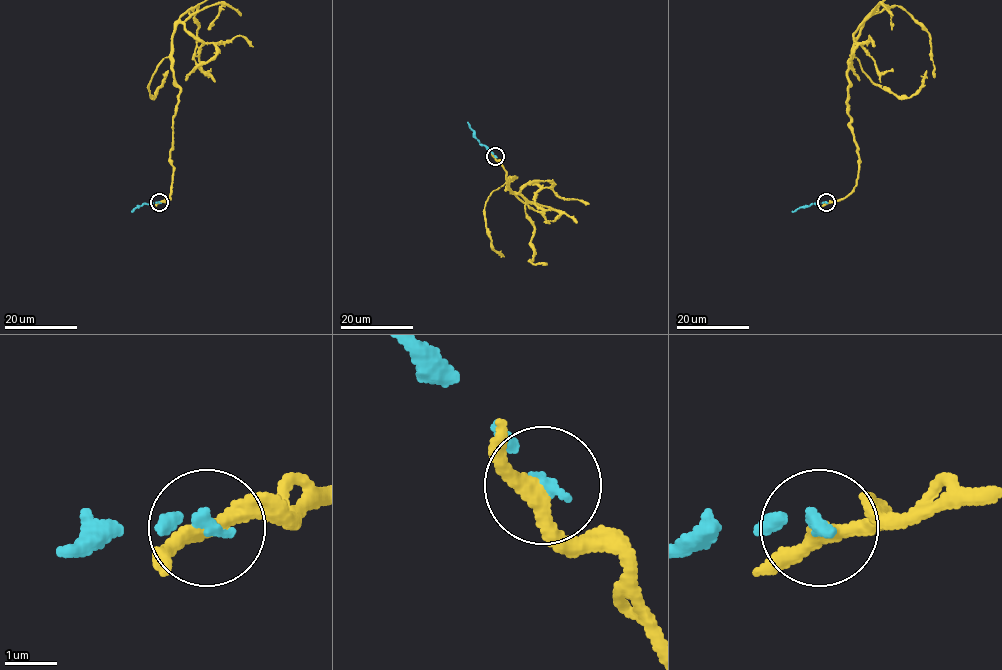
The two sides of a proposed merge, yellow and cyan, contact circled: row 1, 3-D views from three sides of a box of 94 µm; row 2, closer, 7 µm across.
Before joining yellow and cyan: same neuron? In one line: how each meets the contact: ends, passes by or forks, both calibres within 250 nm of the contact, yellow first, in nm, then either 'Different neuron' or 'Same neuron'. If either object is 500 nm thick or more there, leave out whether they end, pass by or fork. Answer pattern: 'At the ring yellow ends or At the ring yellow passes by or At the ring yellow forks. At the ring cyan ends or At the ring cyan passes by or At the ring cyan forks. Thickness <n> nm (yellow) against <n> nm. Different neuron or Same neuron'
At the ring yellow passes by. At the ring cyan ends. Thickness 280 nm (yellow) against 200 nm. Different neuron

